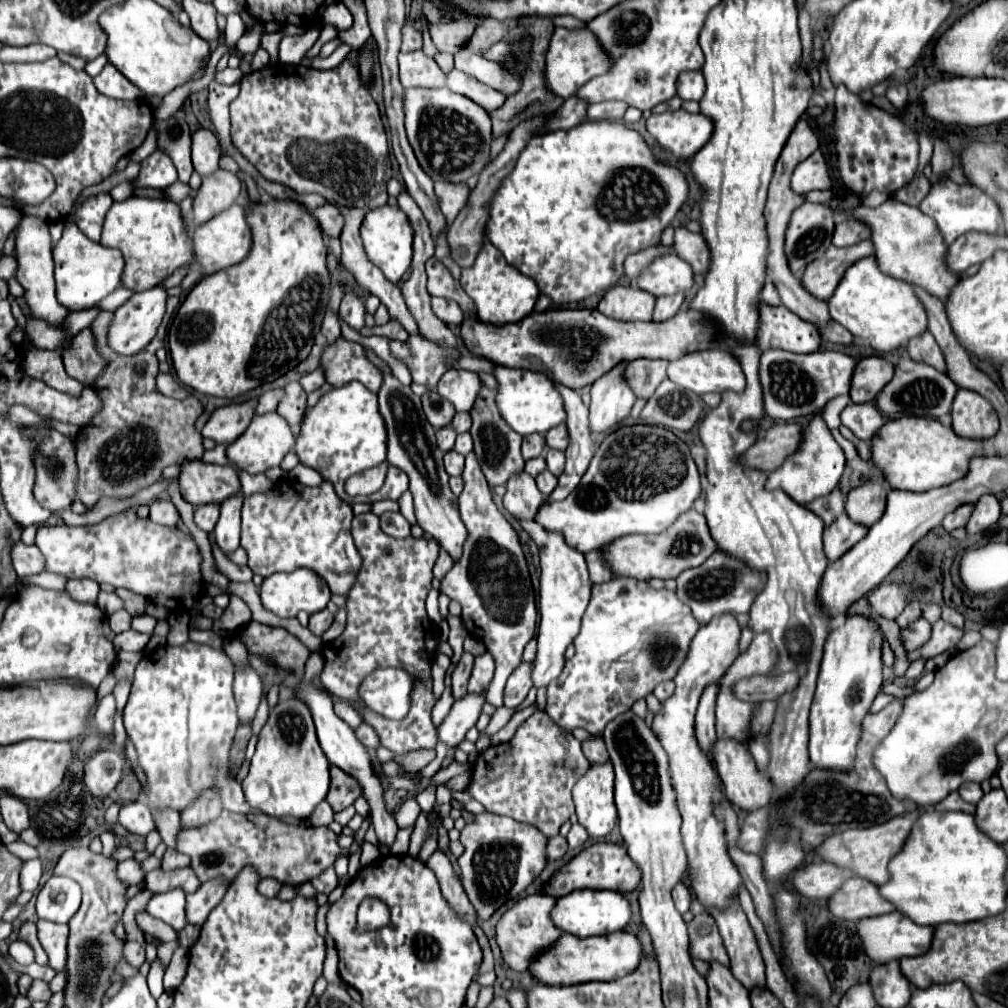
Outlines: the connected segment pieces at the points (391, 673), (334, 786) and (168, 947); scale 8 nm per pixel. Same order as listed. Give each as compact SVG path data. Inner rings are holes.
M383 667L369 673L359 687L359 697L365 707L391 721L401 721L411 709L413 675L405 669Z
M331 767L331 789L329 789L329 805L333 811L343 811L349 807L357 797L361 797L361 783L355 781L349 773L339 767Z
M176 939L171 943L163 943L158 947L157 957L165 963L165 967L169 965L174 950L179 946L178 943L179 941Z

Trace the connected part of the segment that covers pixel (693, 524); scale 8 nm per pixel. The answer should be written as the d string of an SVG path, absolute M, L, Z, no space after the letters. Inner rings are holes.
M691 509L689 513L683 513L665 533L645 537L645 535L633 535L633 537L621 537L617 545L609 545L605 553L609 553L609 565L613 565L613 573L633 579L669 579L677 577L681 571L697 567L705 563L713 553L717 551L717 543L709 535L707 521L701 513ZM693 543L697 543L697 549L693 549Z

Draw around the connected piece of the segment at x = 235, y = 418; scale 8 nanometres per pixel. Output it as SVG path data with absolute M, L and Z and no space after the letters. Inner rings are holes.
M255 401L233 403L227 407L219 407L213 411L209 421L205 423L201 435L205 439L213 439L217 445L231 445L251 423Z

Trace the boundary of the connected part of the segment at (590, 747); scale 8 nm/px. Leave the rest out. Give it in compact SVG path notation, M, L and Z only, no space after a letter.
M601 739L585 741L585 743L583 743L583 753L585 753L585 757L589 759L589 763L593 763L593 765L601 765L601 763L607 763L607 761L609 761L605 743L603 743Z

